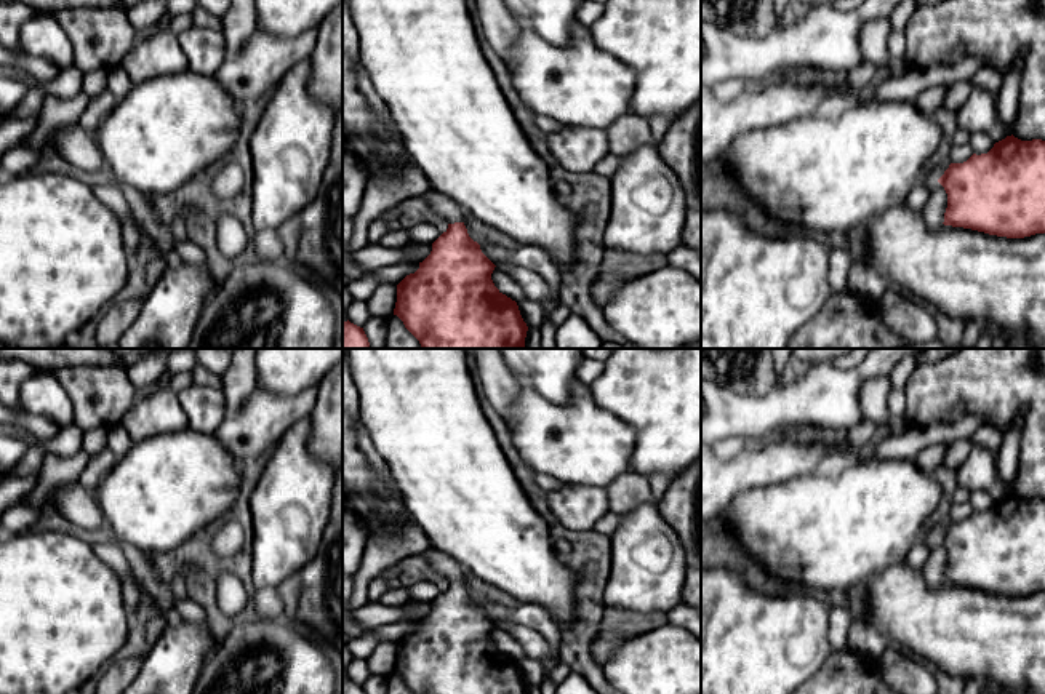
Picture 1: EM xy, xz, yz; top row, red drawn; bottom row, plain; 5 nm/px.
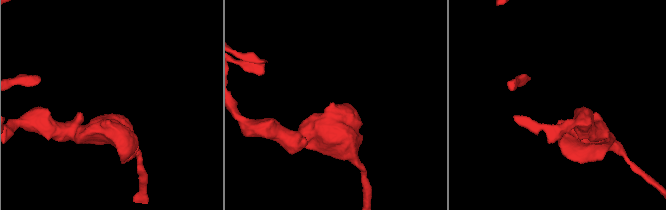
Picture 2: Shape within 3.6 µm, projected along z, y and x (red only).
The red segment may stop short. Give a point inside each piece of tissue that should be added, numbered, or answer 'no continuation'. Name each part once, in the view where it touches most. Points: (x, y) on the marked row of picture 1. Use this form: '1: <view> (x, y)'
1: xz (442, 205)

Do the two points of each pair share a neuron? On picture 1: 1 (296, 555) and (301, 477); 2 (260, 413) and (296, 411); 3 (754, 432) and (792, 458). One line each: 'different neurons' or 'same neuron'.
1: same neuron
2: same neuron
3: different neurons

